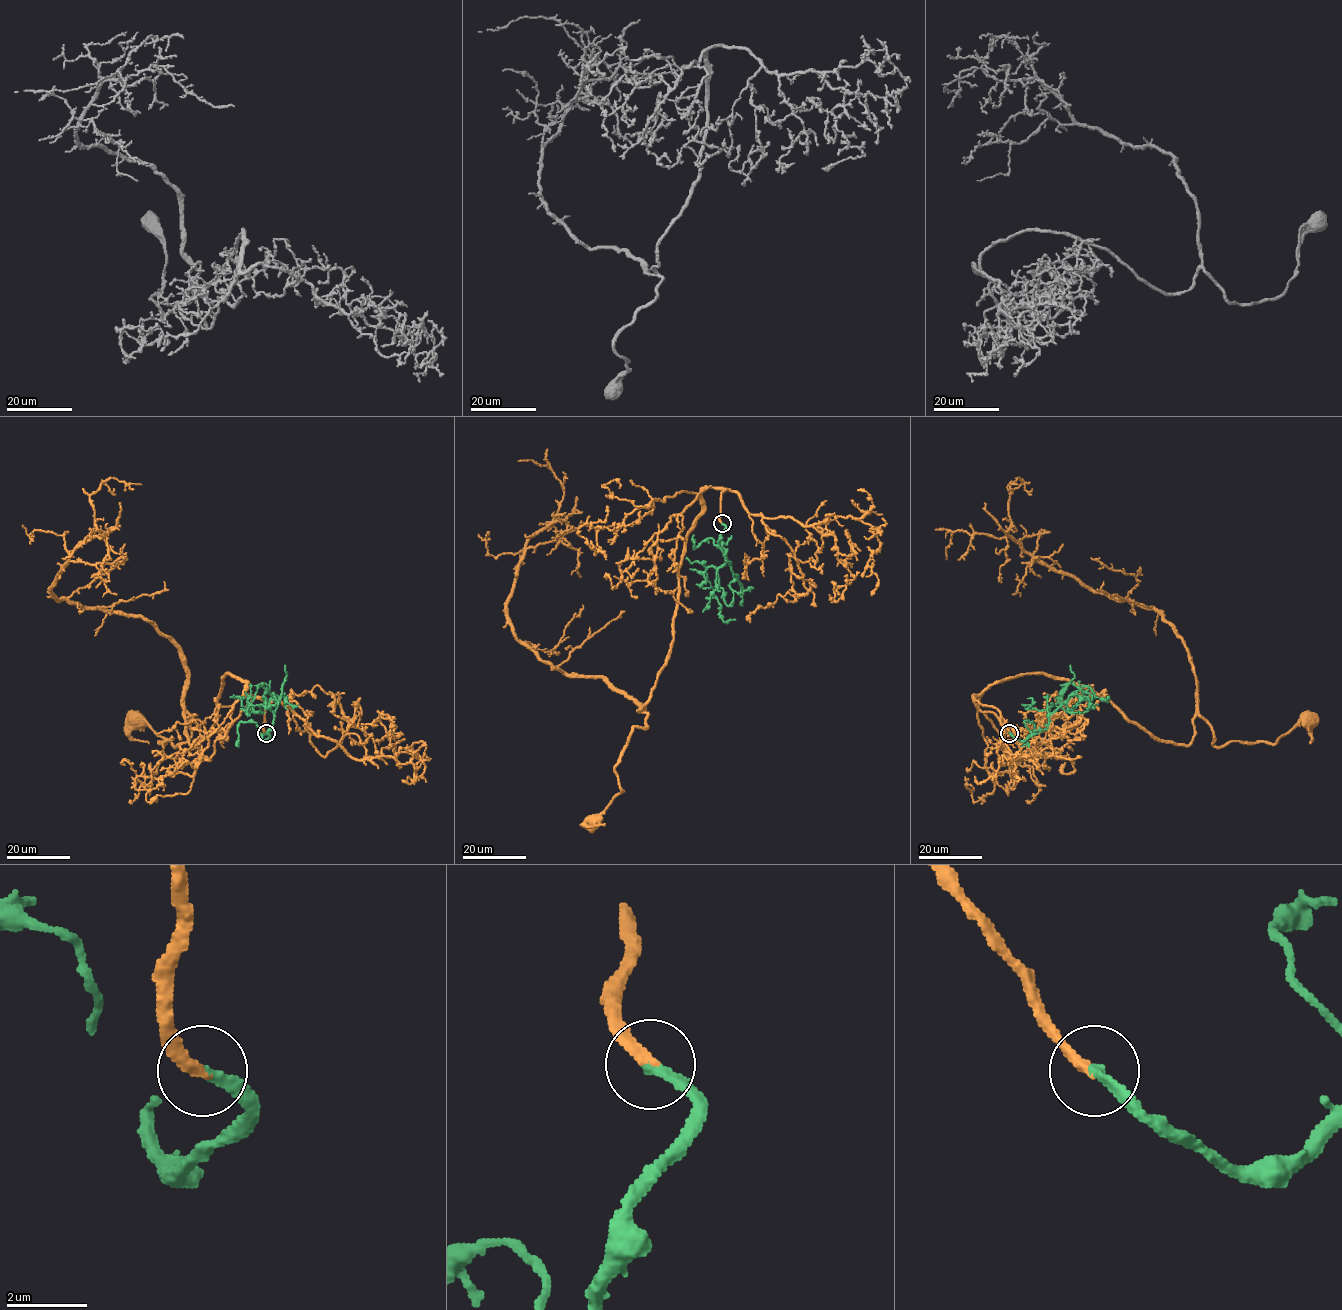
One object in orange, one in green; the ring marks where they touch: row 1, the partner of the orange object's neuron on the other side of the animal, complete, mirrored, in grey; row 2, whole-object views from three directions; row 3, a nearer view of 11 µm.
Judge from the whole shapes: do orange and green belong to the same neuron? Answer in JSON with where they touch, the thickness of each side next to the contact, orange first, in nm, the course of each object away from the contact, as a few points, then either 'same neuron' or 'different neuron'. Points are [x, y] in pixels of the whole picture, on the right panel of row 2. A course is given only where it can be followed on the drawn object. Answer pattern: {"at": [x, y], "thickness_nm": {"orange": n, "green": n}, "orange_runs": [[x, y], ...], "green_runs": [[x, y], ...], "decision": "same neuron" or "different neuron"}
{"at": [1009, 733], "thickness_nm": {"orange": 280, "green": 280}, "orange_runs": [[1010, 733], [973, 696], [1022, 673], [1093, 689], [1177, 744], [1197, 712], [1216, 747], [1274, 743], [1307, 720]], "green_runs": [[1010, 733], [1026, 740], [1045, 730], [1047, 708], [1064, 703], [1084, 686], [1105, 698]], "decision": "same neuron"}

